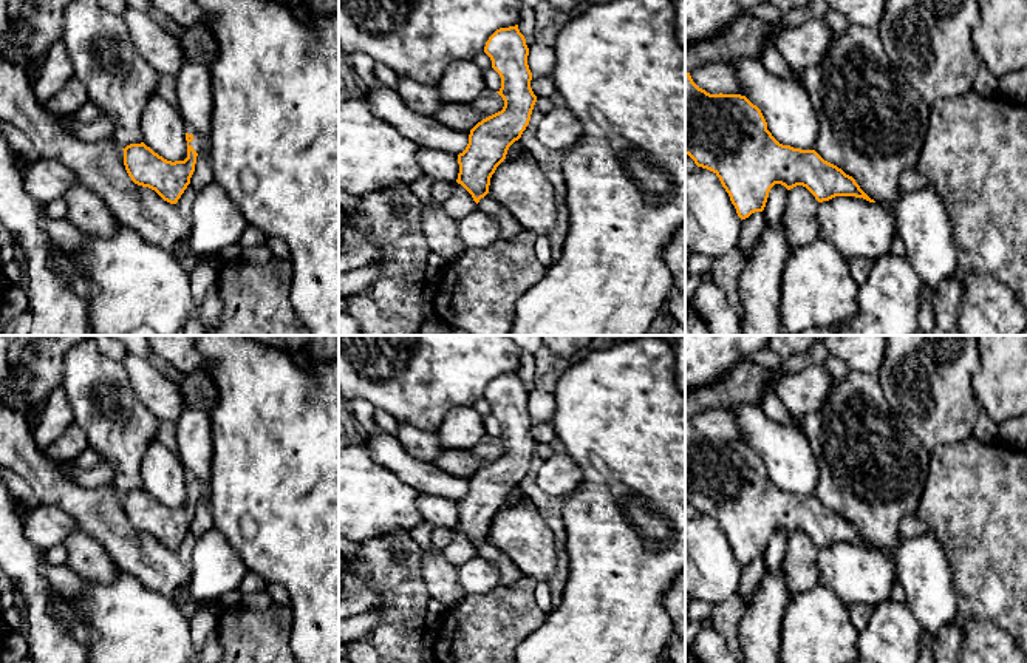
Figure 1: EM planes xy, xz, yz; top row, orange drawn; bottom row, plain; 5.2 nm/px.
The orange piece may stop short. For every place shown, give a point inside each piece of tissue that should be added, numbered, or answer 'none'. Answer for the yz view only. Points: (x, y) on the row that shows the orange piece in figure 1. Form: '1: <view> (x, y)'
none

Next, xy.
1: xy (197, 142)

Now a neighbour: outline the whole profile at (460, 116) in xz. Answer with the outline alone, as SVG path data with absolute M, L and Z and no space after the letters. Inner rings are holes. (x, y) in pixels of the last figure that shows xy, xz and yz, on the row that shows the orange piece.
M484 93L470 104L444 104L433 119L458 131L470 131L483 119L501 111L503 97L493 93Z

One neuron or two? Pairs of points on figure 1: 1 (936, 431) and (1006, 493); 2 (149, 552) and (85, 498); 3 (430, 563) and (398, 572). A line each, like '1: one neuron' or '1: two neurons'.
1: two neurons
2: one neuron
3: two neurons

